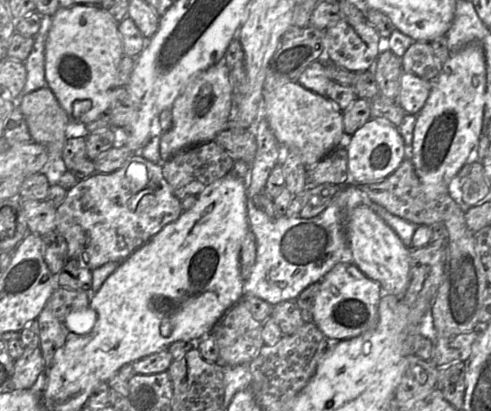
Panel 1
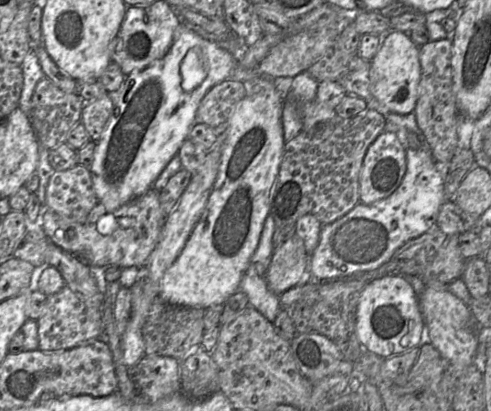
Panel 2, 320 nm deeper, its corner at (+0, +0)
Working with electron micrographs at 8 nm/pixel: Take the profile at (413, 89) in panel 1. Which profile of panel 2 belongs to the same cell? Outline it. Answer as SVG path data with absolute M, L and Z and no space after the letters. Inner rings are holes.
M390 31L381 42L370 60L370 90L375 101L384 111L398 114L414 112L419 94L421 68L419 62L419 46L410 39L407 32Z

